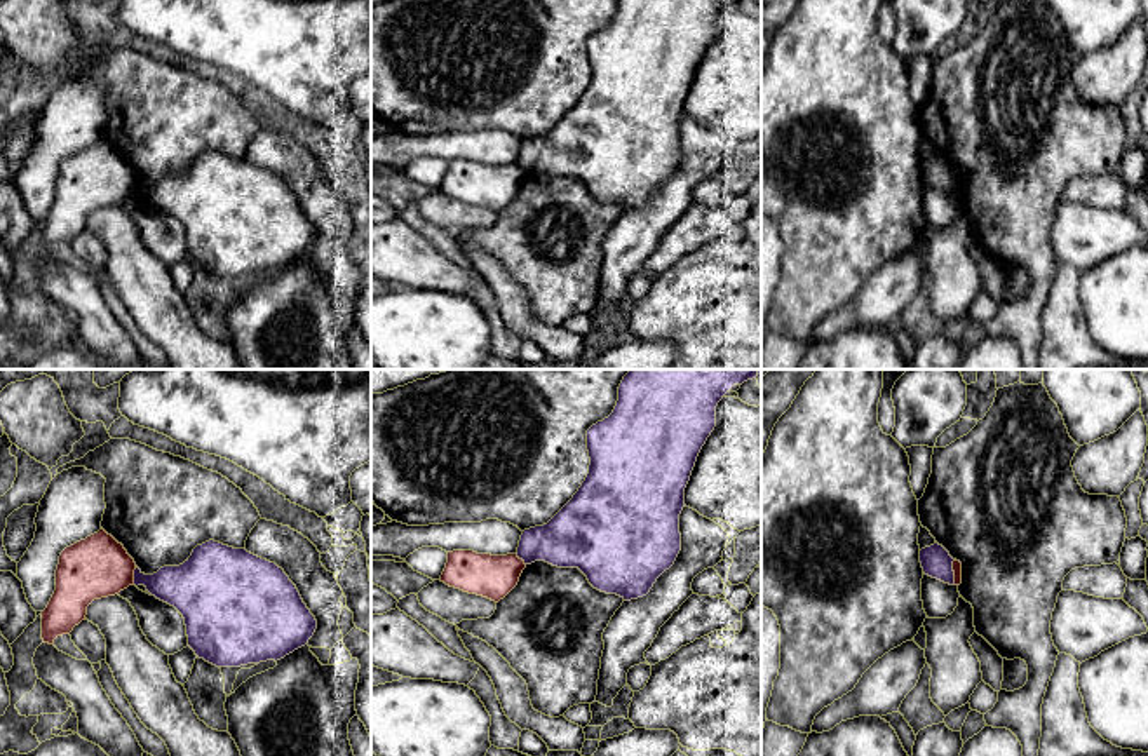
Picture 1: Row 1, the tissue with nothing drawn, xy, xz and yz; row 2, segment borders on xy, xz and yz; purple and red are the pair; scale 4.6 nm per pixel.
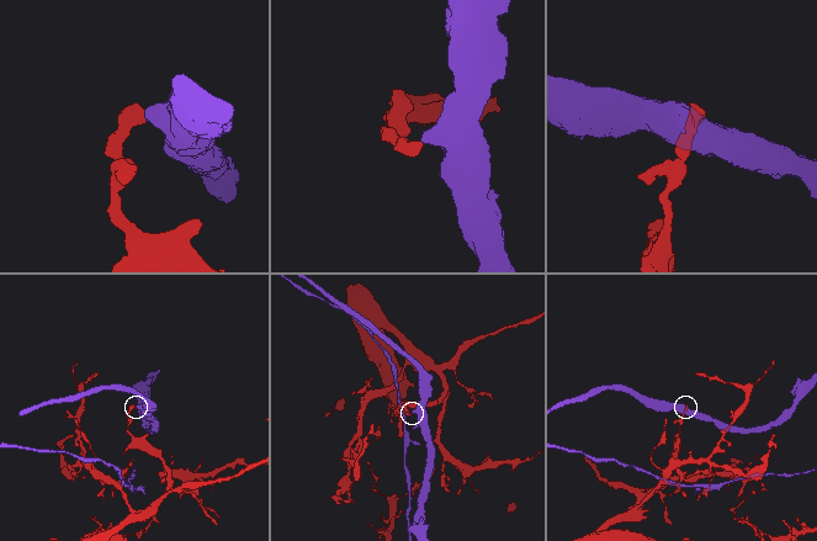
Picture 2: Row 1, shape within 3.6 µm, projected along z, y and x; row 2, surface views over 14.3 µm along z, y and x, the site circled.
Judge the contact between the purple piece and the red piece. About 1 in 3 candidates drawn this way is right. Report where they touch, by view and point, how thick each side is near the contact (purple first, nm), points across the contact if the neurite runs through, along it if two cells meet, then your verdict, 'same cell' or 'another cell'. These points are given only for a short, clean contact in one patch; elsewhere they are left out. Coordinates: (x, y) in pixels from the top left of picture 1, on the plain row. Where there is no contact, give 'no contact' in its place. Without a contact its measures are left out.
yz (953, 182) | 140/50 nm | along yz (955, 169), (953, 194) | another cell

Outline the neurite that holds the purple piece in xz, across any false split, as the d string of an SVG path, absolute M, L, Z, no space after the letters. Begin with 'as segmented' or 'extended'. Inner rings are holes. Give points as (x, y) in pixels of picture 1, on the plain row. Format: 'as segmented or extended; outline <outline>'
as segmented; outline M618 0L613 23L587 40L589 84L573 108L544 136L524 139L517 167L578 178L589 193L624 211L643 207L669 179L679 160L679 124L697 66L716 37L716 16L730 0Z

